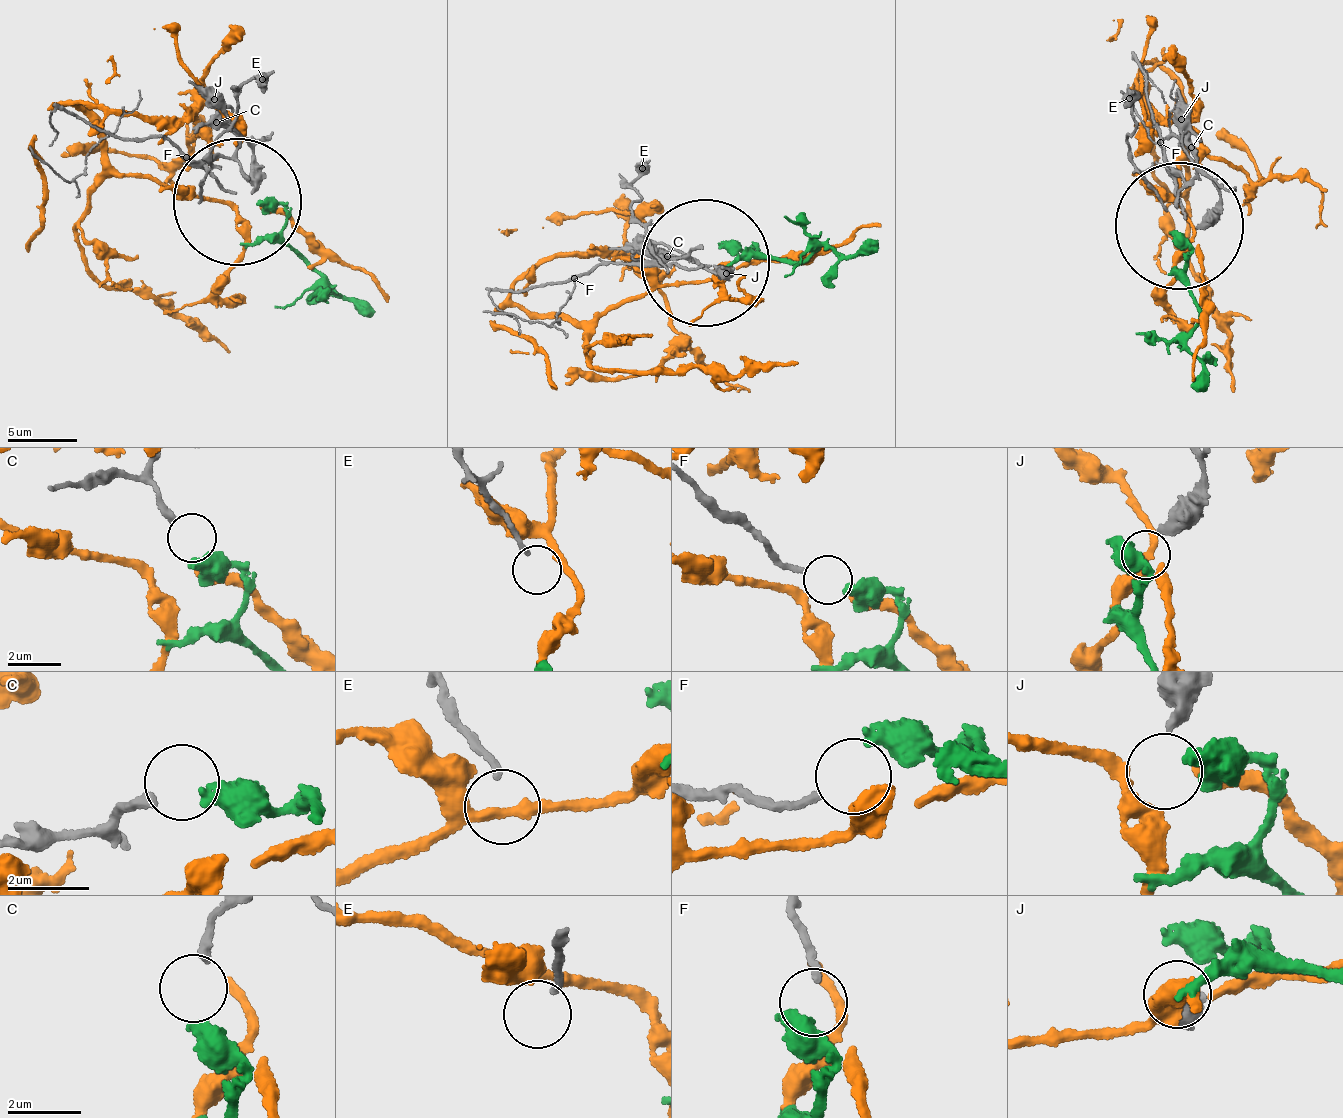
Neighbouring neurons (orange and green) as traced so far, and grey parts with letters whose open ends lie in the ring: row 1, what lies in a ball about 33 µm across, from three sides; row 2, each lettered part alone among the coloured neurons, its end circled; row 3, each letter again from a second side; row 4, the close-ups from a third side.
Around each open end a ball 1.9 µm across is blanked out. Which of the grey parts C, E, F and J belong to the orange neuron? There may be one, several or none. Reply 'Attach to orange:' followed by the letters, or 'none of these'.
Attach to orange: none of these

